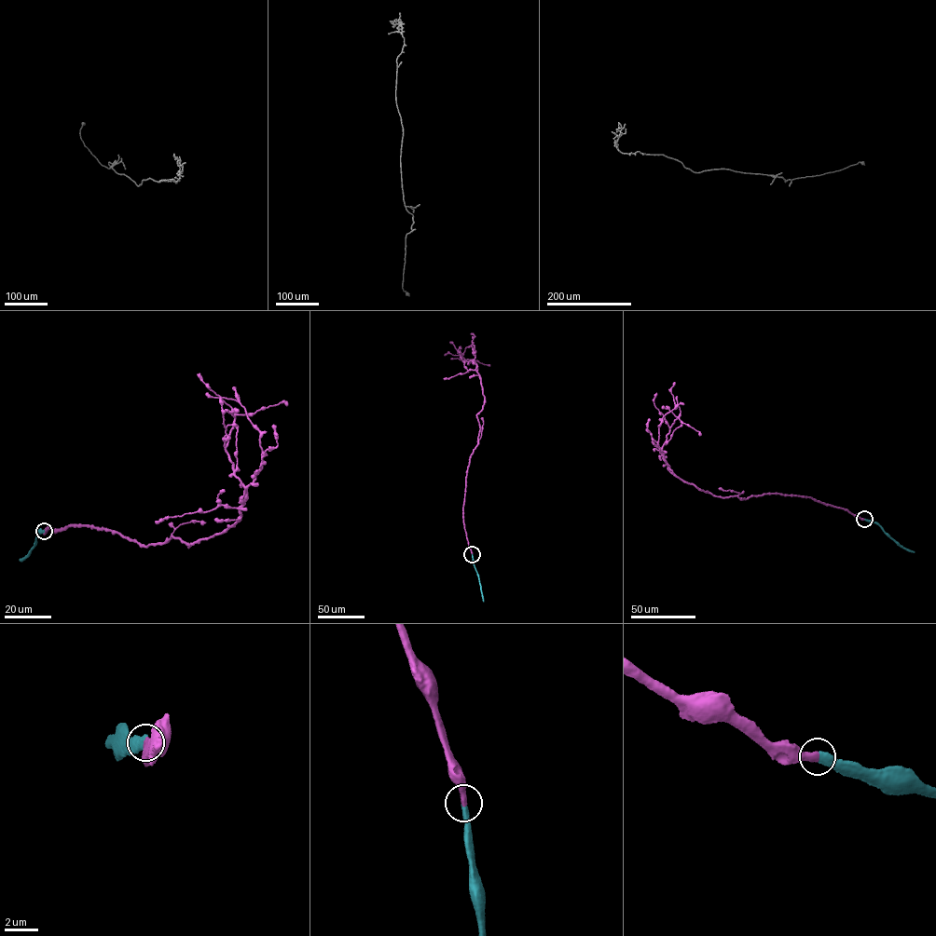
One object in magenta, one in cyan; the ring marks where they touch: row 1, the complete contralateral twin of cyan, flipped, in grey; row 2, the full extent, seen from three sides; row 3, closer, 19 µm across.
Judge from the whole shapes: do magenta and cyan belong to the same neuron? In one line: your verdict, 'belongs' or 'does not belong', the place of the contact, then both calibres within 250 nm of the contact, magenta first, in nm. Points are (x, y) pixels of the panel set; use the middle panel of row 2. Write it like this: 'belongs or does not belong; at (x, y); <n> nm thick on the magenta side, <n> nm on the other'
belongs; at (472, 554); 480 nm thick on the magenta side, 500 nm on the other

